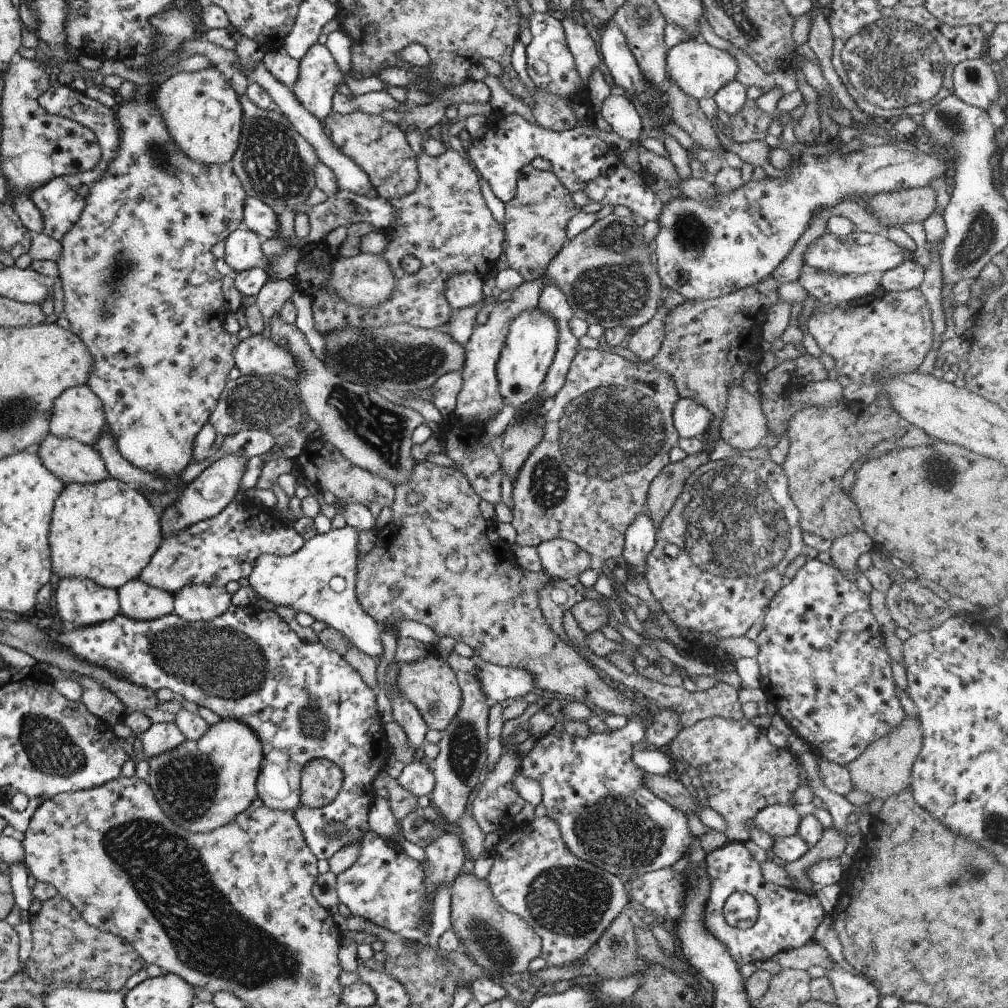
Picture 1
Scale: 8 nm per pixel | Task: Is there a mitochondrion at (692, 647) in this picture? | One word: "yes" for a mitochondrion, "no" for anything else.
no

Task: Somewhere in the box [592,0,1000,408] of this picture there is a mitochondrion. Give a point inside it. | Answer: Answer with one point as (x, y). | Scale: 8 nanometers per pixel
(896, 64)

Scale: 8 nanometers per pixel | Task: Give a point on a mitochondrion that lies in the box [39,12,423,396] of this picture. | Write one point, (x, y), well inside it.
(271, 160)

